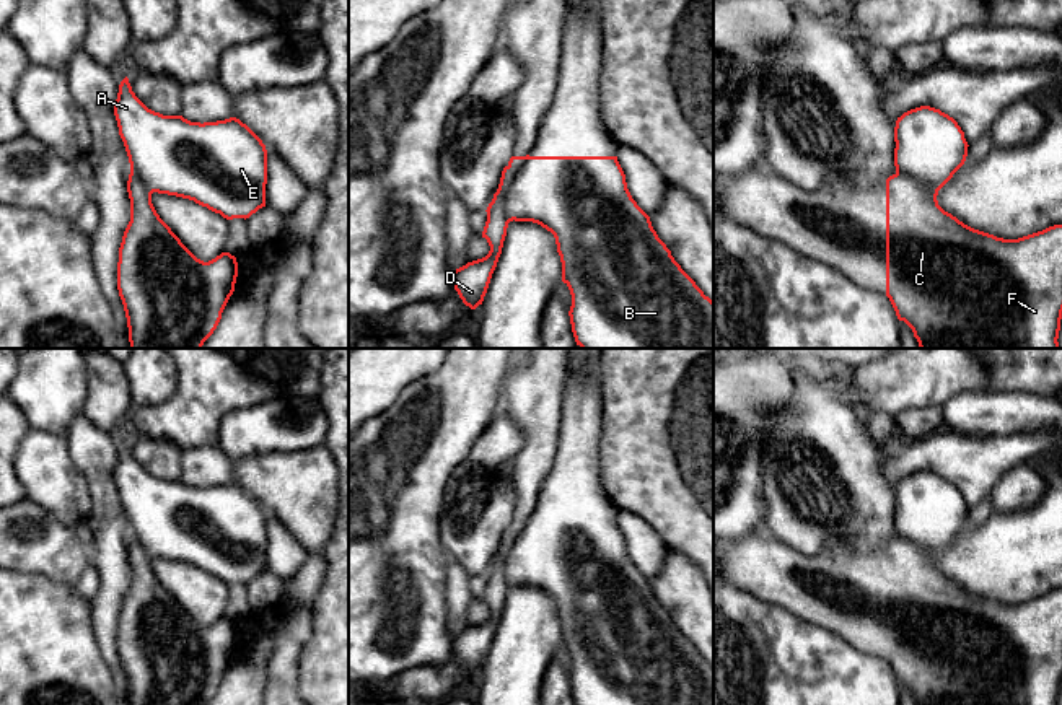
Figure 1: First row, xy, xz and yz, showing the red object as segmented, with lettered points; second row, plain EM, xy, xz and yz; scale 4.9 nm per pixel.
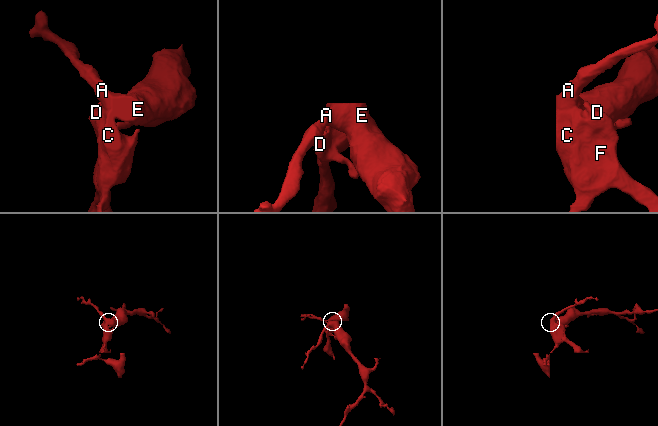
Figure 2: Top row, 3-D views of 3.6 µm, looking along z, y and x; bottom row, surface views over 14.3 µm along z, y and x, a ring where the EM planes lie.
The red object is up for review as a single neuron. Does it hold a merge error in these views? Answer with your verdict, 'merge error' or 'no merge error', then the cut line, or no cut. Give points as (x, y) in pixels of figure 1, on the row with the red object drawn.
merge error; cut in yz along (953, 171), (939, 171), (927, 178), (896, 178), (886, 186)

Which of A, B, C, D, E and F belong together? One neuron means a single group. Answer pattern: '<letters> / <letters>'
A B E / C D F

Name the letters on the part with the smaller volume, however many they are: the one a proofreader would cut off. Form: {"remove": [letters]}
{"remove": ["C", "D", "F"]}

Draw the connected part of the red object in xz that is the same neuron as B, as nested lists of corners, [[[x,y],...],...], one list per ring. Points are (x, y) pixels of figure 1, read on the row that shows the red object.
[[[511,156],[515,221],[533,221],[555,238],[562,282],[572,295],[572,332],[581,348],[713,348],[713,301],[681,269],[650,217],[632,199],[617,156]]]

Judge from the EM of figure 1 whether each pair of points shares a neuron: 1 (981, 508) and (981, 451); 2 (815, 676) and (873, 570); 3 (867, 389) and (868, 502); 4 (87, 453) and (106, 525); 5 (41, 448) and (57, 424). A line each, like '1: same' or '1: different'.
1: different
2: different
3: different
4: same
5: different

